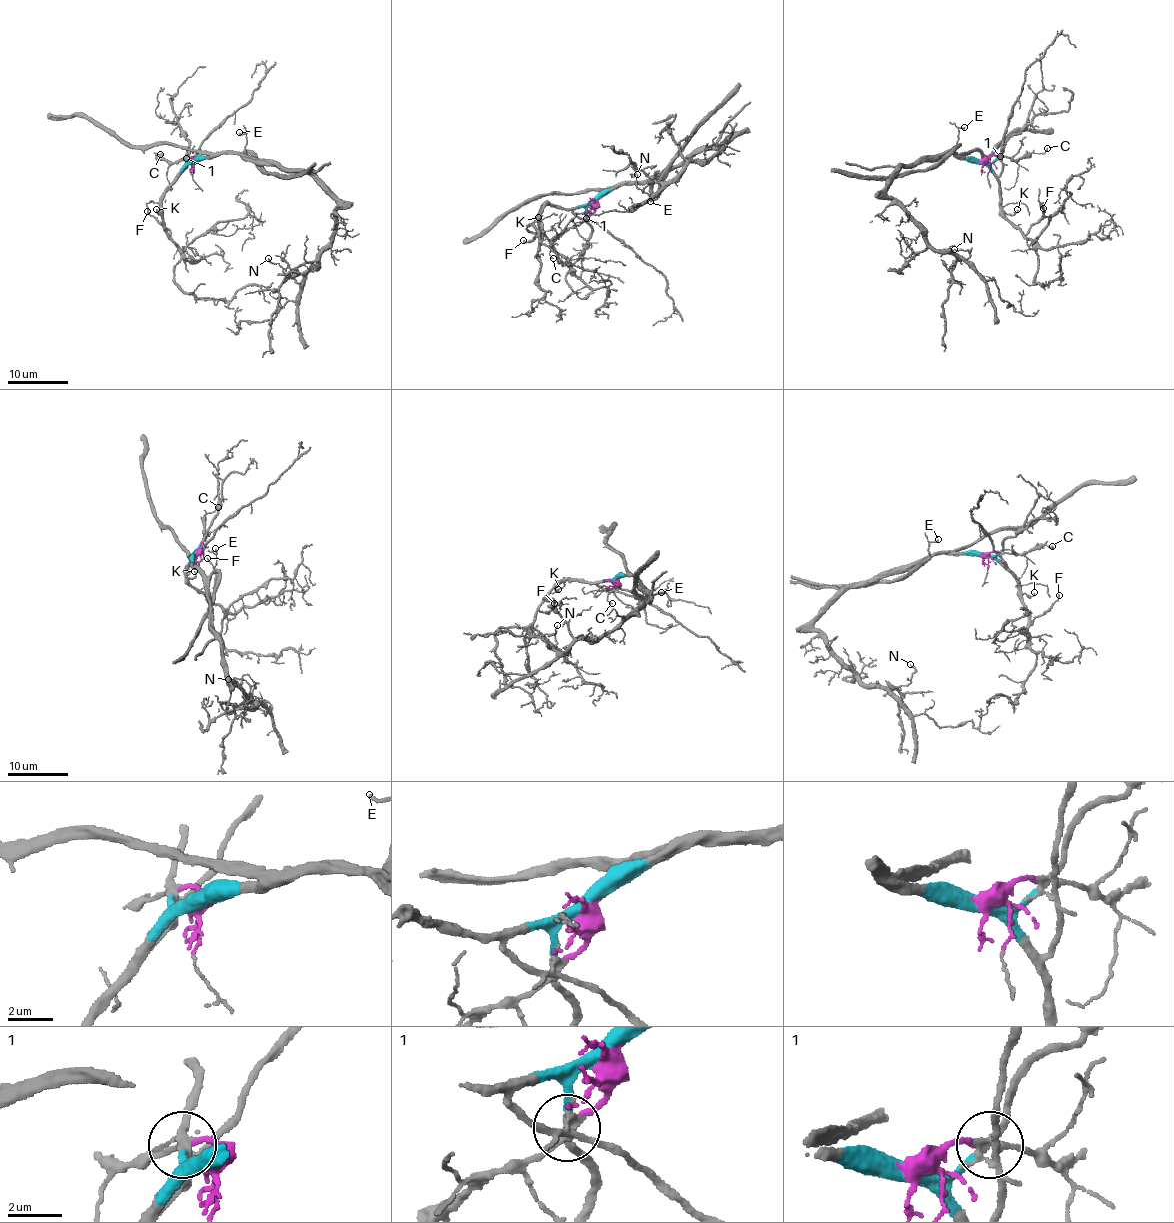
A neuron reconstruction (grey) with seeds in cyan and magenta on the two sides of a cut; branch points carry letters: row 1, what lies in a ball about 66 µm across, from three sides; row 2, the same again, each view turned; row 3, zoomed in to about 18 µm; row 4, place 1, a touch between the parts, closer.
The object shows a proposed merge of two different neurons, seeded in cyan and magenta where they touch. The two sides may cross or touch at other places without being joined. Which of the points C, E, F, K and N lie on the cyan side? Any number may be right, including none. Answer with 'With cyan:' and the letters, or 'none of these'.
With cyan: E, F, K, N

